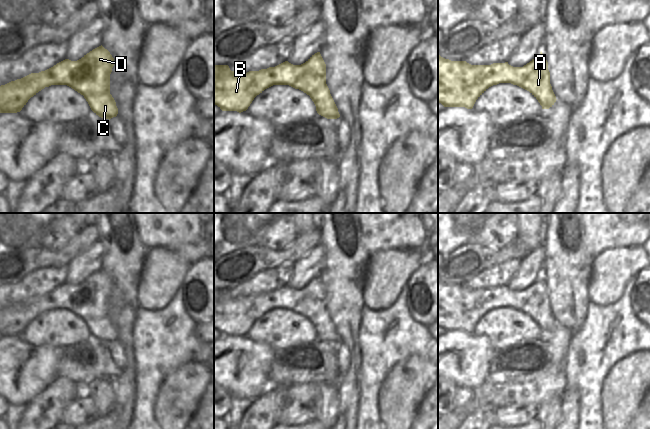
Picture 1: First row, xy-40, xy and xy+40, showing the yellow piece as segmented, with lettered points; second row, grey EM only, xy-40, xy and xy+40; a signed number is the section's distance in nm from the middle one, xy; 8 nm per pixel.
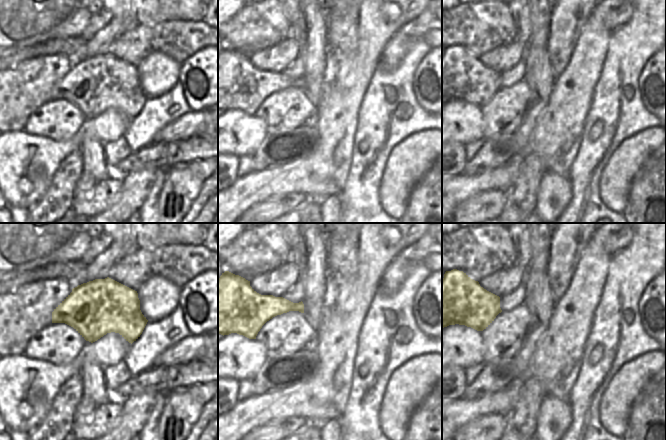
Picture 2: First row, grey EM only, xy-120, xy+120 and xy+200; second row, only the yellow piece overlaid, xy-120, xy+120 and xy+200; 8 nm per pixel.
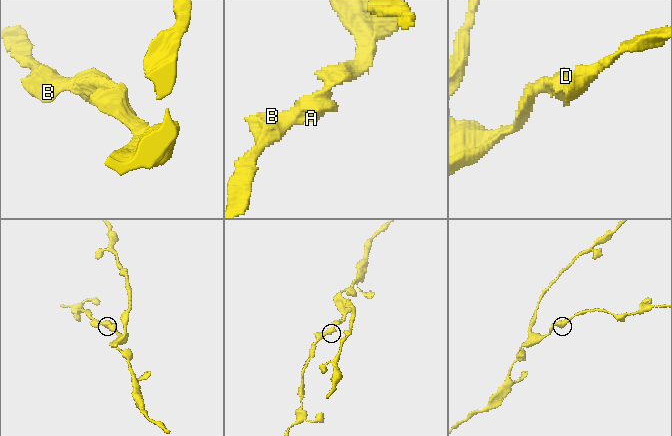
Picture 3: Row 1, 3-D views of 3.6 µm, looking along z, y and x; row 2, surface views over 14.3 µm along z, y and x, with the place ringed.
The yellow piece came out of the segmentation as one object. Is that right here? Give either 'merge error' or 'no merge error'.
no merge error

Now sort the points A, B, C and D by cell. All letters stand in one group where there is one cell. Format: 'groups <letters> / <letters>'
groups A B C D

